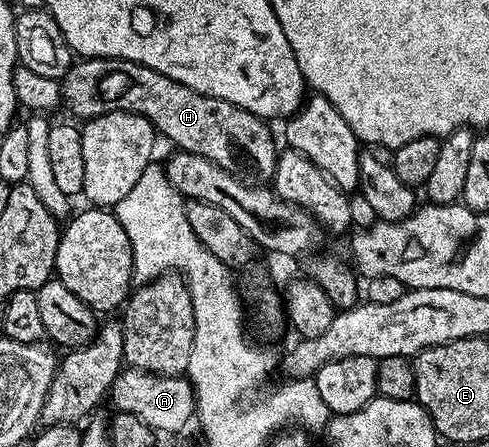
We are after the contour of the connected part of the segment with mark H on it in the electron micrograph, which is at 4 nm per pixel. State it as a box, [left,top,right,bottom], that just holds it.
[61,57,280,186]

